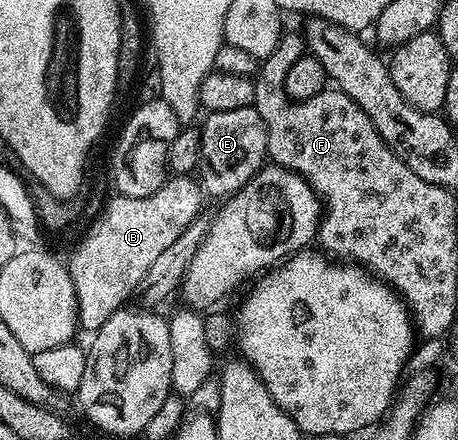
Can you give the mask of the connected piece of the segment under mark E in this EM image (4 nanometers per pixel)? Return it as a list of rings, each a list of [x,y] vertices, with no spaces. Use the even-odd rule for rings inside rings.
[[[255,106],[209,111],[203,119],[198,127],[200,132],[198,182],[205,196],[213,195],[220,201],[242,190],[247,183],[252,182],[261,167],[265,166],[268,159],[266,125],[256,112]]]

